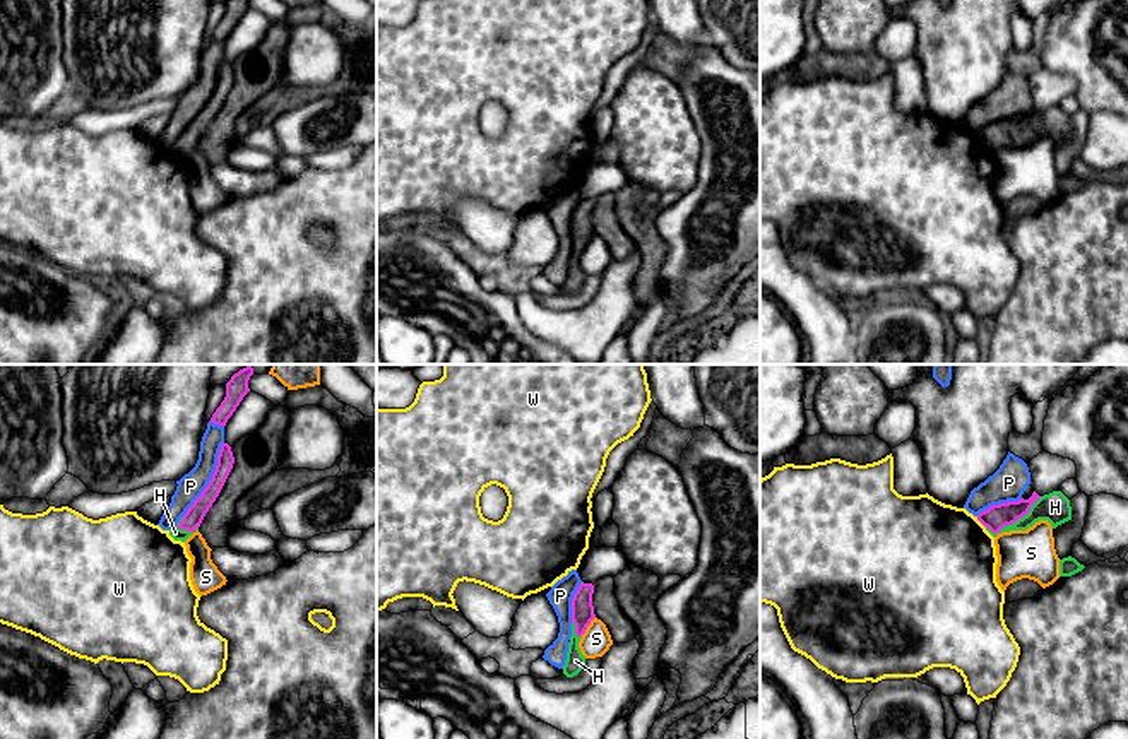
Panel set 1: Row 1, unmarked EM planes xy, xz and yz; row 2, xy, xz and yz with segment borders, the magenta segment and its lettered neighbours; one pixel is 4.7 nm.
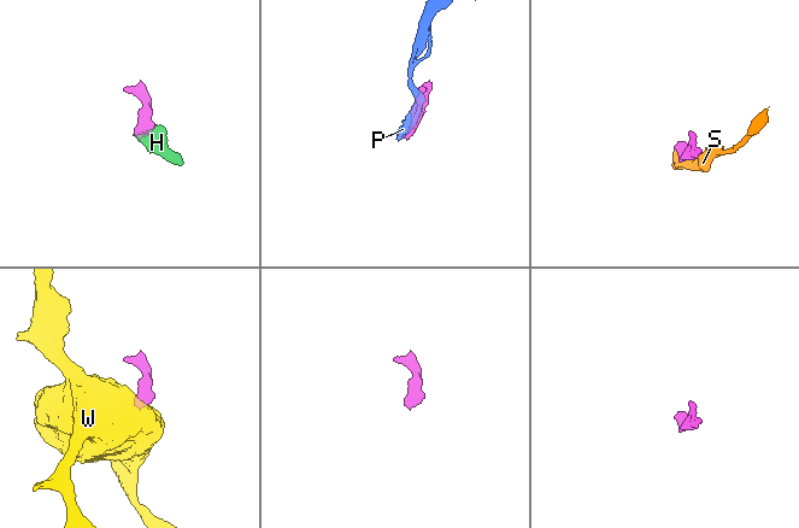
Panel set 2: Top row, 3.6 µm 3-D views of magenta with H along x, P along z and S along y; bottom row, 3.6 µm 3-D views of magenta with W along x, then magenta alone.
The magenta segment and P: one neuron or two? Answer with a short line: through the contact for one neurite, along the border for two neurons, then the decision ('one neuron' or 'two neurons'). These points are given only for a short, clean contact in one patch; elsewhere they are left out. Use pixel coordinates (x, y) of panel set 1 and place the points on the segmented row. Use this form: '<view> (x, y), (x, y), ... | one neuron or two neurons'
two neurons

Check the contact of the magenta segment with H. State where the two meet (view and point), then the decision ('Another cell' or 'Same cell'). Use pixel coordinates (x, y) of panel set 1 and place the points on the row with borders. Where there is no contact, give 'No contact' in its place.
Touches magenta at yz (1014, 522). Same cell

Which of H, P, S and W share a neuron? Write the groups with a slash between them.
H / P / S / W

